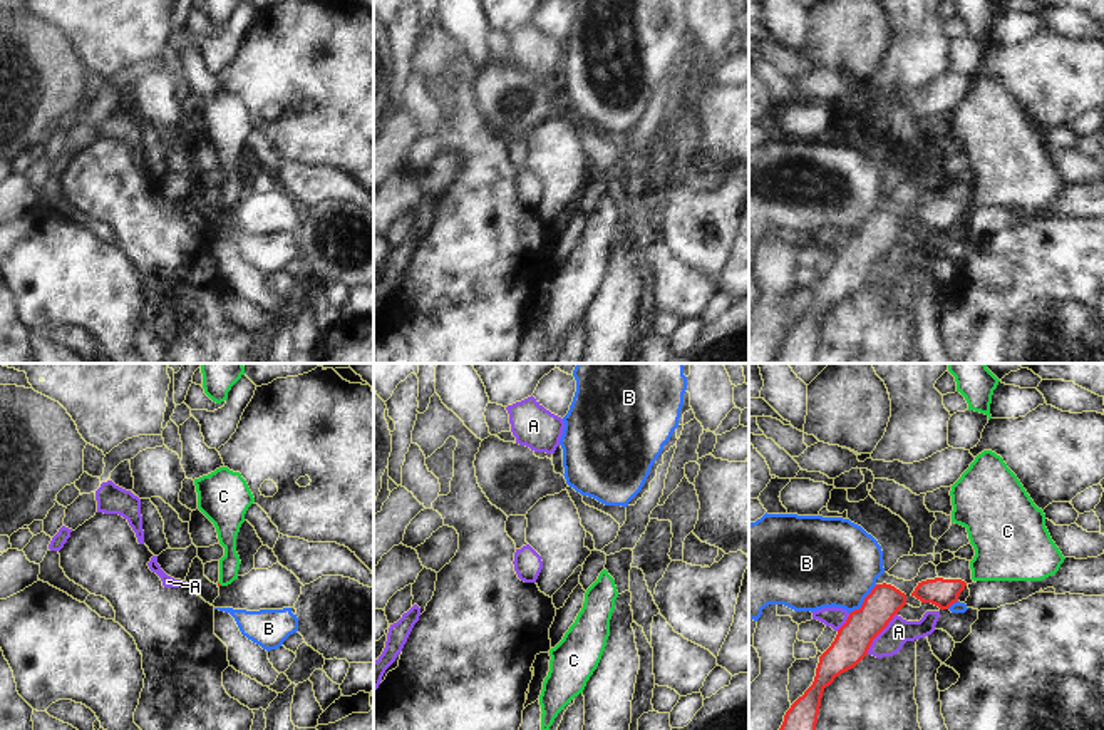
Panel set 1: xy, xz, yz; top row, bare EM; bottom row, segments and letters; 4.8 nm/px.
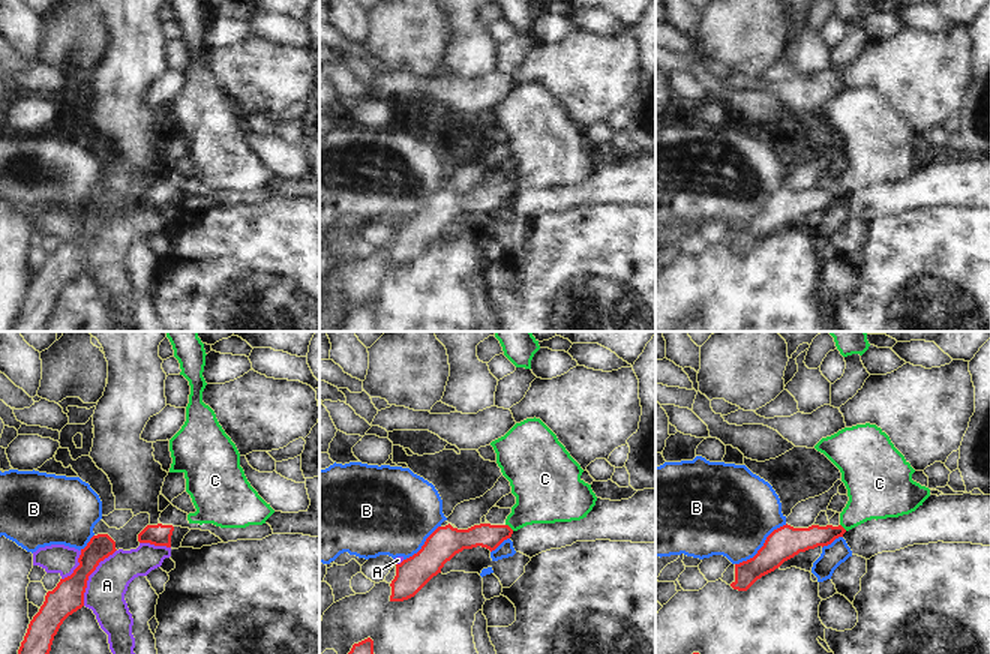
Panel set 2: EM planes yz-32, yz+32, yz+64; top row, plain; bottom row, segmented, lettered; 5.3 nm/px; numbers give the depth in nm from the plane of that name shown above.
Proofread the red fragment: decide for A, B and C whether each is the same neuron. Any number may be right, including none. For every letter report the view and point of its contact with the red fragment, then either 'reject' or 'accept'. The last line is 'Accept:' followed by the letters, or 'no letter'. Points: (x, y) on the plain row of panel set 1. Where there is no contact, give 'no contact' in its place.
A: contact yz (880, 257); reject
B: contact yz (863, 226); reject
C: no contact; accept
Accept: C

